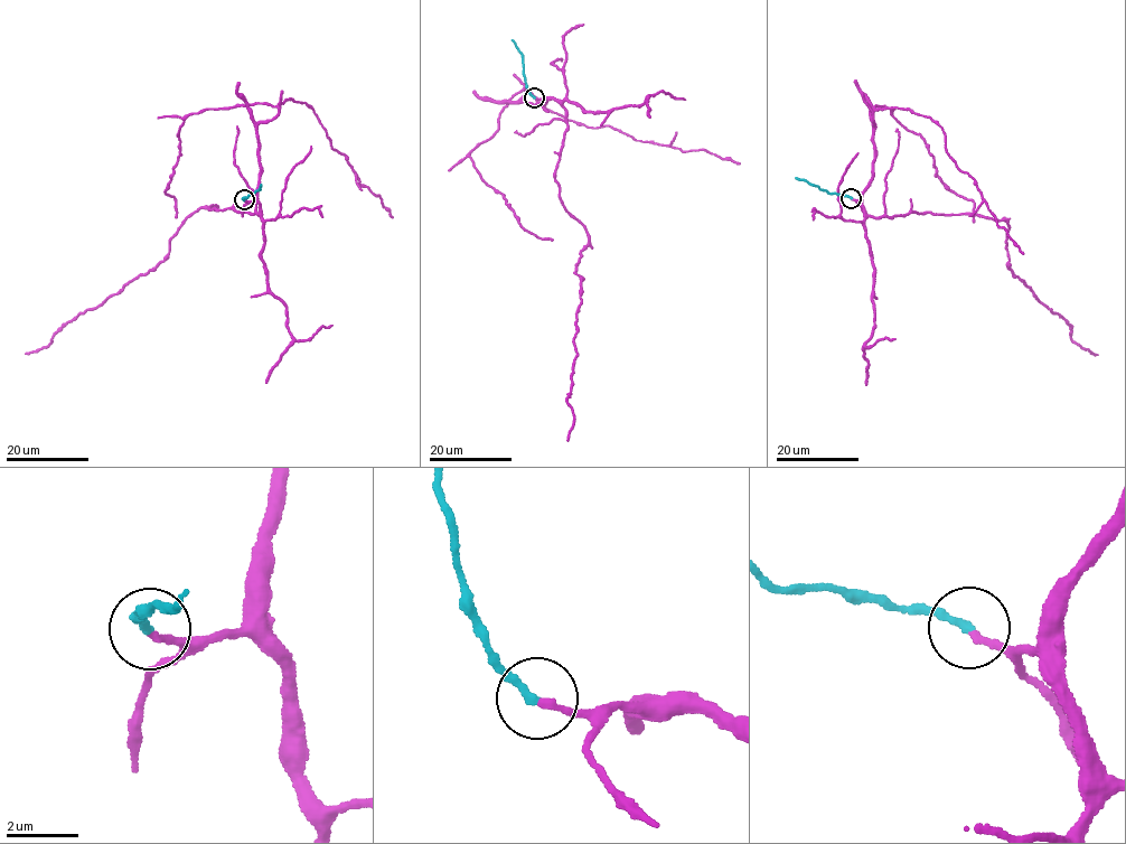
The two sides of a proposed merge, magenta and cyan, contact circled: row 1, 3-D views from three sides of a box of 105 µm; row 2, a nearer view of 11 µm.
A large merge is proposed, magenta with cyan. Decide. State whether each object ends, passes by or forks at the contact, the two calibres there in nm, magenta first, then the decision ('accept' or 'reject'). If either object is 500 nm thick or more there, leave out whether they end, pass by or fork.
magenta ends there; cyan ends there; 180 nm thick on the magenta side, 240 nm on the other; accept

